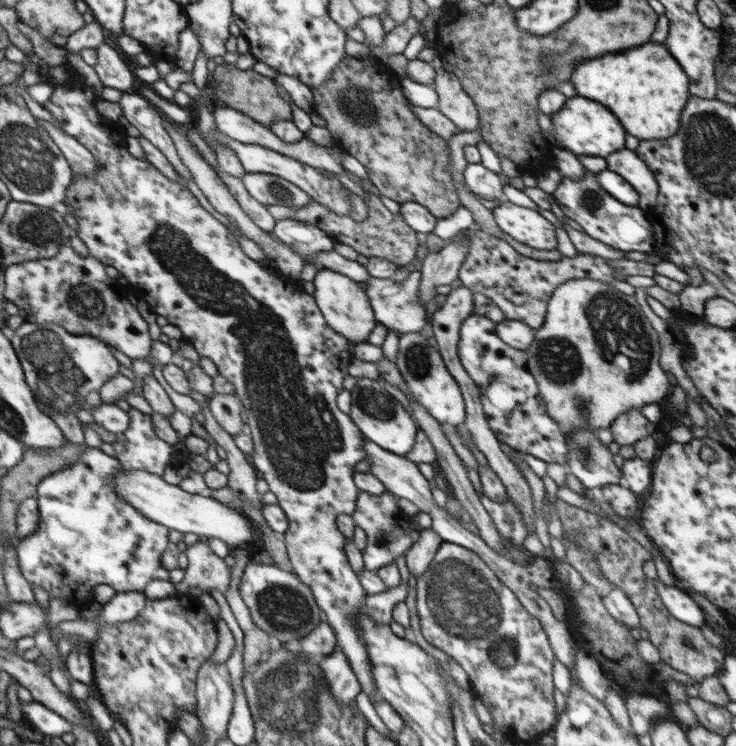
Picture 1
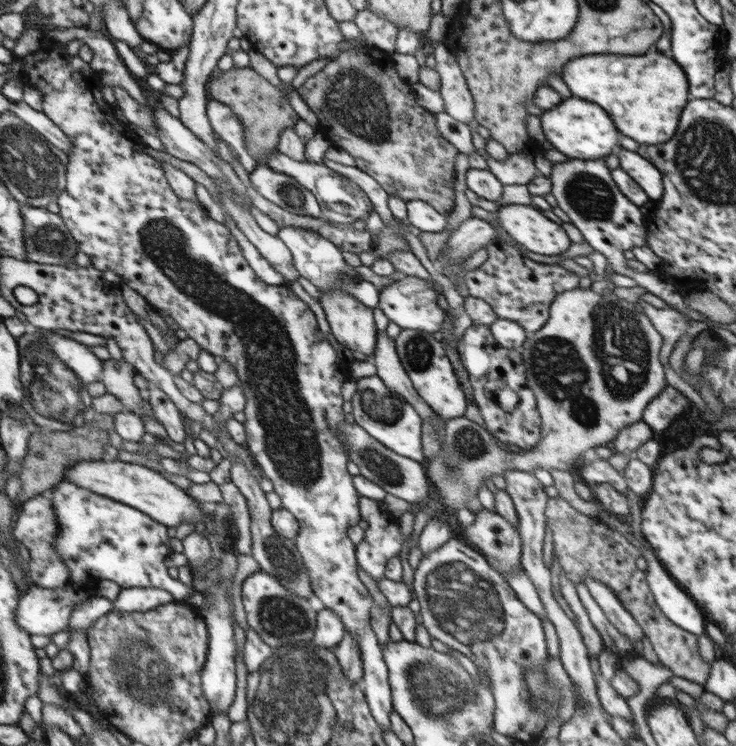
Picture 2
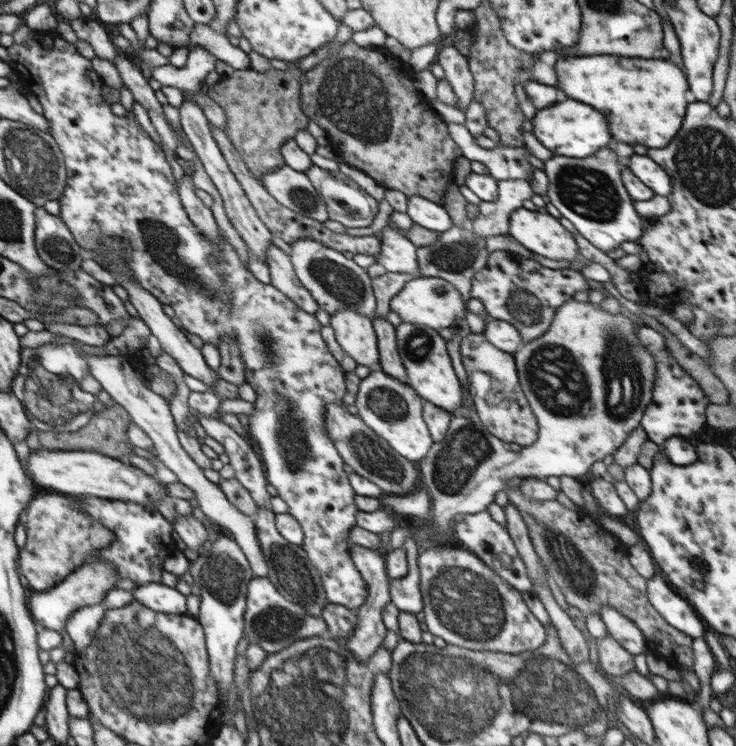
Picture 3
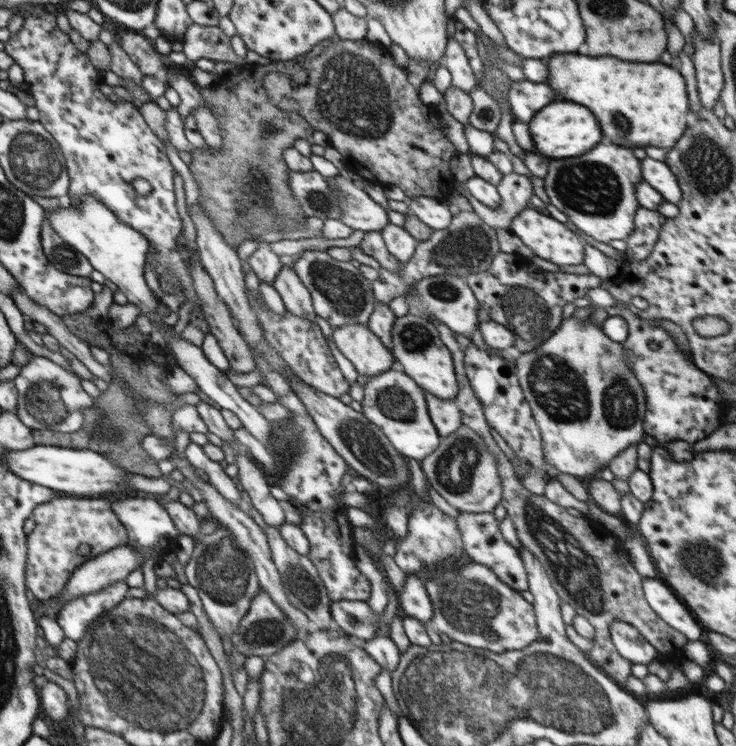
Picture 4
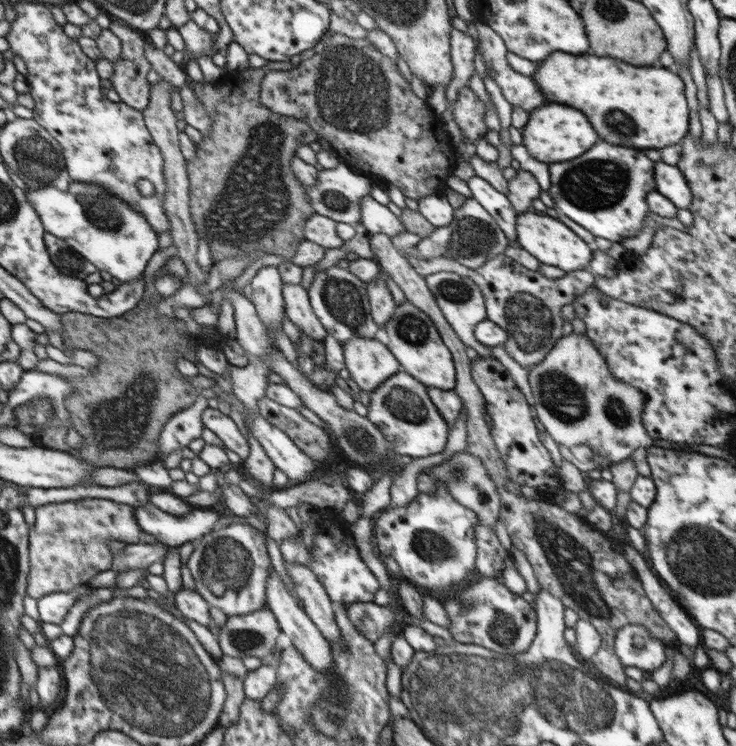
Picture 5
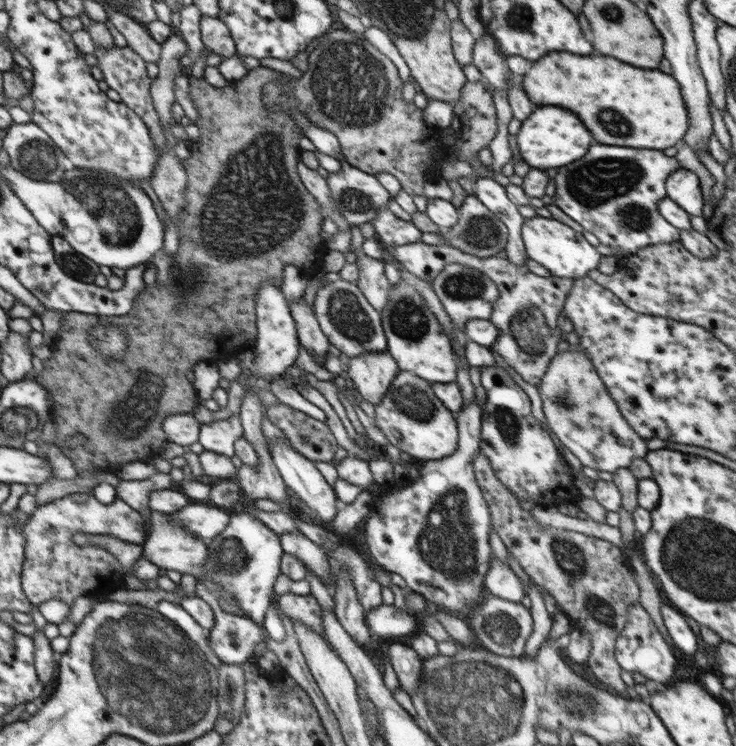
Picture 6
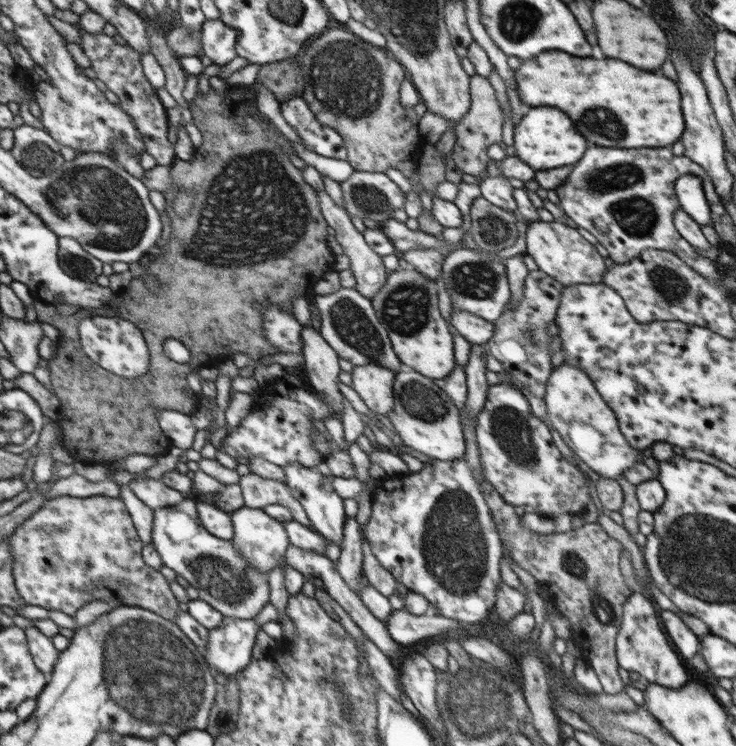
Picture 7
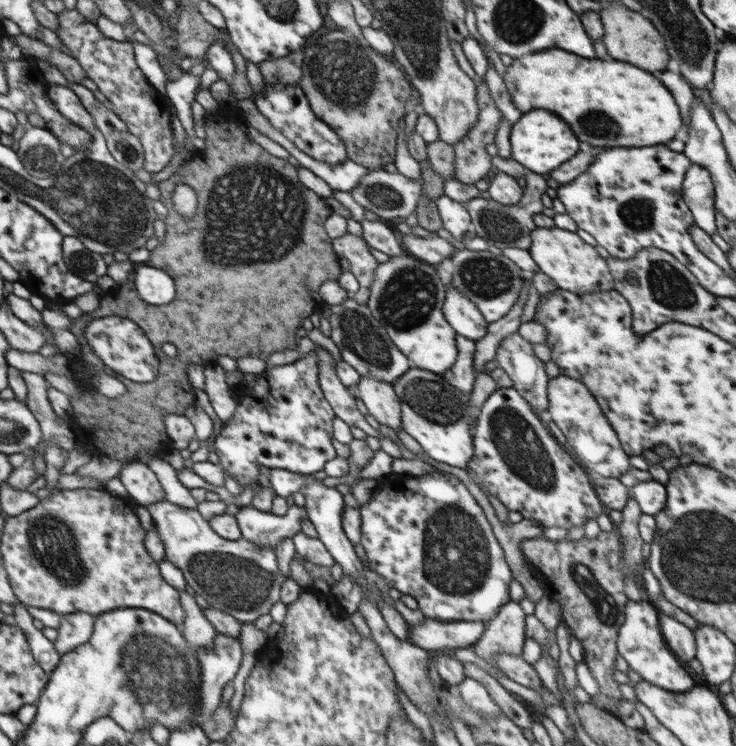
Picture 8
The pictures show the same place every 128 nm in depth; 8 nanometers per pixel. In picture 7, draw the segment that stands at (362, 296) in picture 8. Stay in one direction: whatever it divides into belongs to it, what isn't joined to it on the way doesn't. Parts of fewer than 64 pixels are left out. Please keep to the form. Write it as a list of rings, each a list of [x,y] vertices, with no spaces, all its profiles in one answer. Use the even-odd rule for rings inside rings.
[[[316,191],[319,200],[319,208],[322,217],[327,221],[328,226],[333,228],[336,232],[335,238],[342,247],[343,254],[346,254],[350,259],[350,270],[354,273],[356,279],[355,289],[363,294],[366,298],[372,298],[374,294],[378,294],[378,290],[386,284],[386,278],[388,278],[388,270],[384,266],[382,257],[376,254],[363,237],[363,233],[359,233],[358,230],[353,226],[347,211],[341,208],[332,200],[330,195],[326,191]]]

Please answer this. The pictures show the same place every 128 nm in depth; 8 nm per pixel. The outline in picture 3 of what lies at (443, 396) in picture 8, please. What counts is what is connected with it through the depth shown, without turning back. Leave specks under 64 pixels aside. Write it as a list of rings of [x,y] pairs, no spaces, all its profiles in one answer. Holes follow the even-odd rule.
[[[380,368],[373,369],[370,375],[361,379],[355,405],[358,416],[370,426],[380,438],[387,440],[396,453],[408,460],[419,462],[434,444],[432,436],[423,418],[421,396],[409,384],[392,378]]]

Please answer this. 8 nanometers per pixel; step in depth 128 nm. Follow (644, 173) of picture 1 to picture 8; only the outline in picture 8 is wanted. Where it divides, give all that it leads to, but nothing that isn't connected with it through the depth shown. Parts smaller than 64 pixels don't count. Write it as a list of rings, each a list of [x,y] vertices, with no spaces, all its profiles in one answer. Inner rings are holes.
[[[691,163],[682,181],[681,190],[684,202],[694,218],[694,223],[710,236],[718,233],[710,172],[704,166]]]

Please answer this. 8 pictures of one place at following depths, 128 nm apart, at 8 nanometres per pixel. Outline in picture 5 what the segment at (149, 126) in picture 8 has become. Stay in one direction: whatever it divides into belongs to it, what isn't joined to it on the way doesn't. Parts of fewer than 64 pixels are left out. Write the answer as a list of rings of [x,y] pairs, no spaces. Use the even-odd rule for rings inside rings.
[[[113,26],[113,29],[121,36],[121,52],[120,60],[114,62],[114,74],[112,74],[109,80],[112,82],[113,88],[120,95],[121,102],[142,112],[148,107],[149,95],[152,88],[147,82],[146,77],[153,68],[144,54],[146,44],[149,42],[148,38],[146,34],[133,30],[130,26],[124,26],[121,29]]]

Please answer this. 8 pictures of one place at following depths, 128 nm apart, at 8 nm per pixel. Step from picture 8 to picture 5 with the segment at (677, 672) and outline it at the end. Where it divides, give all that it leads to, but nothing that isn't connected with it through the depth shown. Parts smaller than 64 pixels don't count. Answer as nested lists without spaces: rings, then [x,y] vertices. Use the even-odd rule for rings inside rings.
[[[627,625],[617,630],[615,639],[615,653],[624,666],[636,666],[643,671],[657,670],[666,661],[665,645],[656,638],[651,638],[641,625]]]

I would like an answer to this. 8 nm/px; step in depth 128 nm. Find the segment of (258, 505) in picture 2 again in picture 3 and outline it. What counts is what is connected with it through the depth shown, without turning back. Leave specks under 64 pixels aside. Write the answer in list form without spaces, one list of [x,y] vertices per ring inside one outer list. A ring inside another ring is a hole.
[[[258,506],[258,517],[253,519],[255,526],[255,536],[260,542],[261,554],[267,560],[268,574],[267,578],[273,583],[273,586],[284,596],[284,599],[290,603],[302,605],[302,608],[309,614],[321,617],[322,609],[327,606],[324,588],[318,570],[308,559],[308,555],[300,545],[292,545],[286,540],[276,528],[275,513]]]

